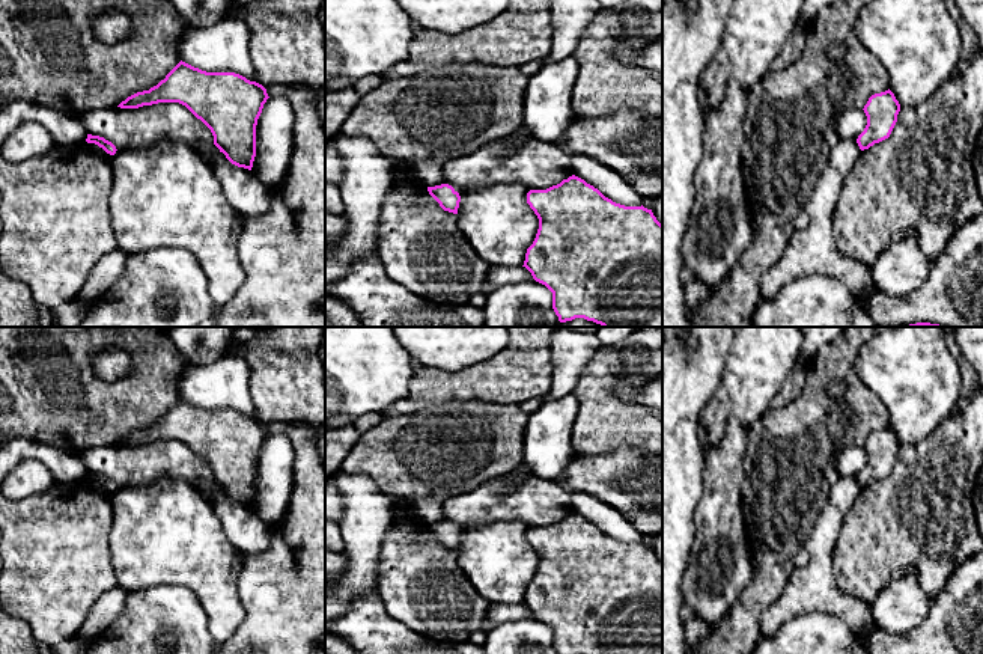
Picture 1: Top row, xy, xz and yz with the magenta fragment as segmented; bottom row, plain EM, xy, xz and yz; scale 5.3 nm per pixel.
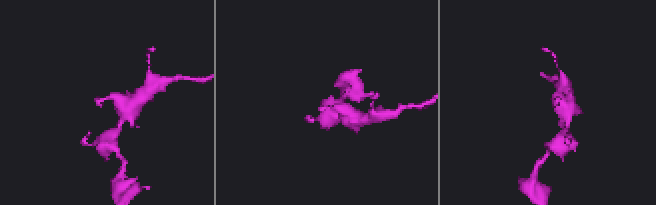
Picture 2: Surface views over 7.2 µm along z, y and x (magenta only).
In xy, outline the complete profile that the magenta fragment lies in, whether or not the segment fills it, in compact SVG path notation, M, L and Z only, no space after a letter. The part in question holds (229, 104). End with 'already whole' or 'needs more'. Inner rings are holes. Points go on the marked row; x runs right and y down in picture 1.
M179 62L149 90L122 101L120 108L179 102L212 133L226 158L251 170L256 157L256 125L268 99L266 89L235 72L206 72Z; already whole

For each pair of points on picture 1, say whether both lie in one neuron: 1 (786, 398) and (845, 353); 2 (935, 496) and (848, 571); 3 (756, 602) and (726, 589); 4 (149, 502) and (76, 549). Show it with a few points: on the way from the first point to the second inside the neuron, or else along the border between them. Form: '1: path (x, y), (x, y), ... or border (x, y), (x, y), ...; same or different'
1: border (807, 365), (803, 391), (788, 404), (776, 407); different
2: path (914, 517), (896, 525), (869, 552); same
3: border (754, 562), (753, 579), (718, 623); different
4: border (109, 499), (112, 508), (110, 559), (113, 562); different

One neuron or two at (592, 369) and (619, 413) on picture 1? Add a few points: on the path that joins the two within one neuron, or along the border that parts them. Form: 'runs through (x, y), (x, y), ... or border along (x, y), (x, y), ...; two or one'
runs through (596, 380), (596, 391), (608, 403); one

